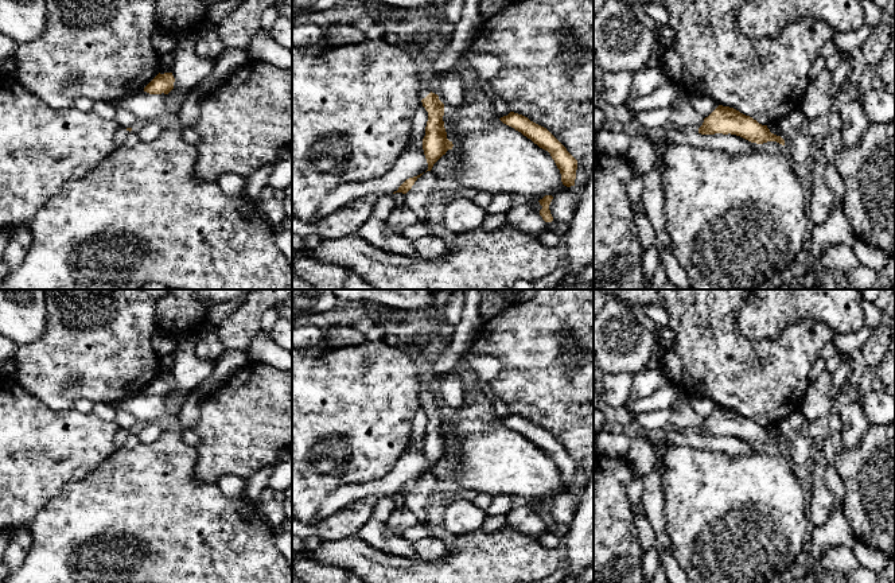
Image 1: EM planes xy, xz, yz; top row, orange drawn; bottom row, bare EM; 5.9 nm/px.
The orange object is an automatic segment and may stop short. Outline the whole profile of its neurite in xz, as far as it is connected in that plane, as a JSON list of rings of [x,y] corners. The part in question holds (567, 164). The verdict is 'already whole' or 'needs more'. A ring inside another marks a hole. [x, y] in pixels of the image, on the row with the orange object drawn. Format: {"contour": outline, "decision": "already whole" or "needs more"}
{"contour": [[[510,112],[499,120],[521,132],[540,148],[548,151],[560,170],[563,184],[567,187],[575,186],[577,160],[546,128],[514,112]]], "decision": "already whole"}

